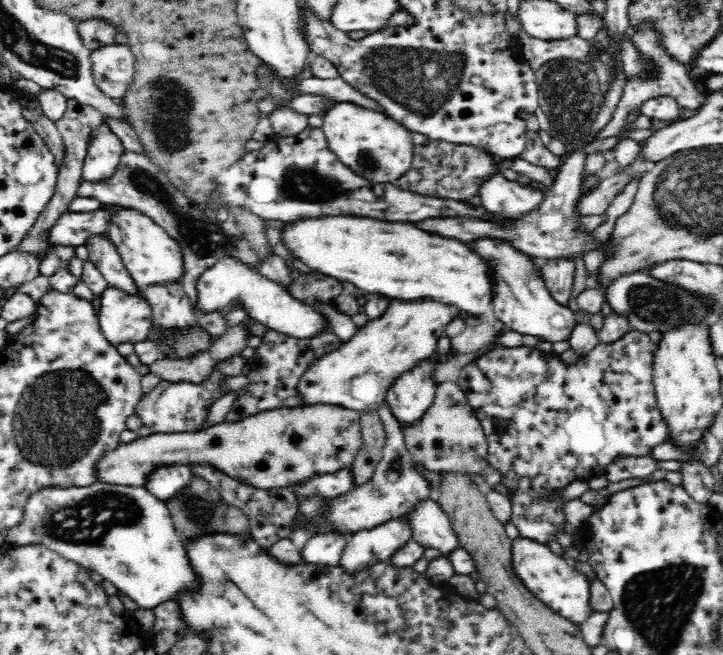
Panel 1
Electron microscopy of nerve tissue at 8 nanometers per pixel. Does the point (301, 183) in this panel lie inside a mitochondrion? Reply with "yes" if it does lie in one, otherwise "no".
yes

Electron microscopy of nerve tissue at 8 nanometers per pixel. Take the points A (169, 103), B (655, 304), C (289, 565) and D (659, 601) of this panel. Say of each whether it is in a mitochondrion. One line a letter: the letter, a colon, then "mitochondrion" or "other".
A: mitochondrion
B: mitochondrion
C: other
D: mitochondrion

